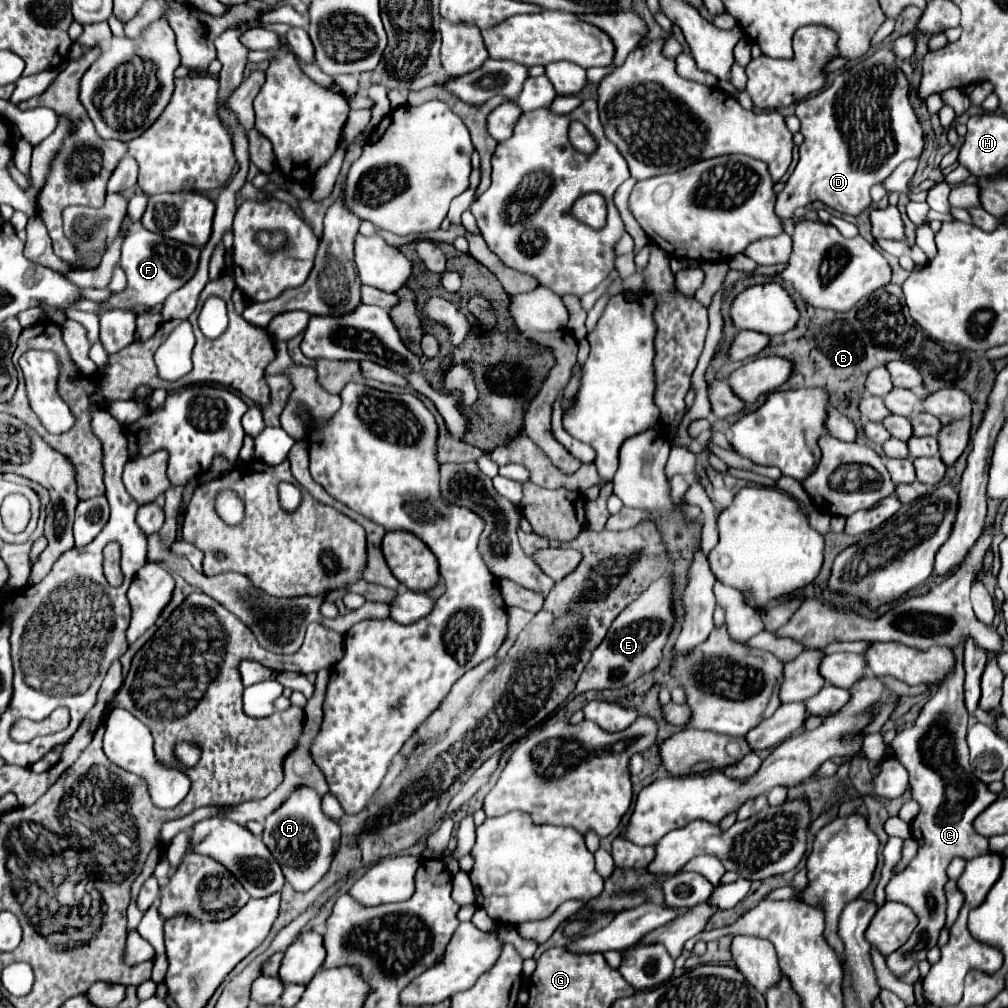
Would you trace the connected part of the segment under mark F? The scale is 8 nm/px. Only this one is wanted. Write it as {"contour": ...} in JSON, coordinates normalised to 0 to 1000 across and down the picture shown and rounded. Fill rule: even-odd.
{"contour":[[[123,213],[121,225],[119,225],[123,239],[121,239],[121,257],[119,265],[123,267],[127,275],[127,285],[123,291],[115,291],[109,295],[107,303],[111,307],[131,307],[133,303],[149,303],[157,305],[165,299],[169,291],[179,287],[194,269],[198,247],[190,243],[181,243],[173,237],[165,237],[161,233],[149,231],[143,227],[139,219],[131,219],[127,213]],[[113,301],[113,303],[111,303]]]}

